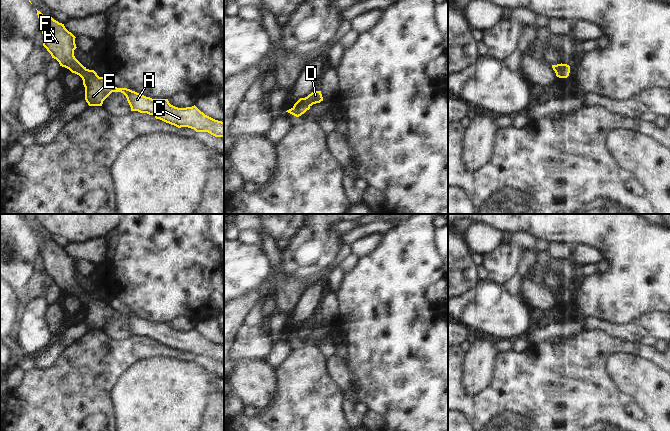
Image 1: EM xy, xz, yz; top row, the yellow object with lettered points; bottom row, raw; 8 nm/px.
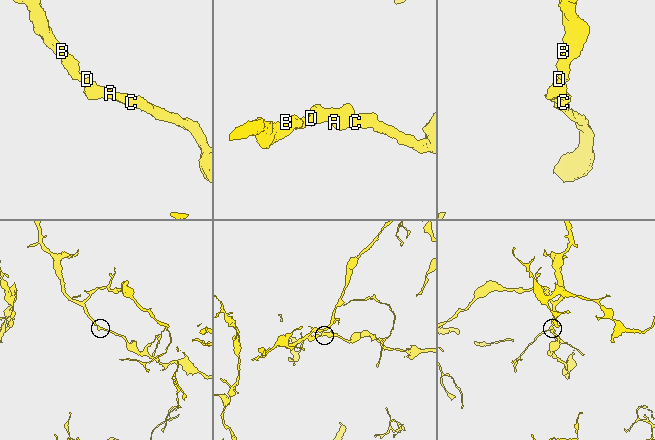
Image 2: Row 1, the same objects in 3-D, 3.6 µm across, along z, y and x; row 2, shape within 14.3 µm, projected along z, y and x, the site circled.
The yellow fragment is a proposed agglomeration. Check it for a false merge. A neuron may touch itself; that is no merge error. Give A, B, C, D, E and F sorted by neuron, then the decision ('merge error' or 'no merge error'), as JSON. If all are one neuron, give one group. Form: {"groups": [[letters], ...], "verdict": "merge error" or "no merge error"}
{"groups": [["A", "B", "C", "D", "E", "F"]], "verdict": "no merge error"}

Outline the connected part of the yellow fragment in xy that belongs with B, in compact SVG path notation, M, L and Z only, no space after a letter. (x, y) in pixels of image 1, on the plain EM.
M38 234L37 239L39 244L43 244L41 250L43 270L60 290L82 302L85 324L89 330L102 330L103 325L112 316L121 316L126 320L131 335L153 339L156 343L178 352L188 351L196 356L208 356L215 361L224 361L224 346L205 339L195 329L178 332L171 329L168 323L152 323L127 312L117 312L107 301L99 301L94 294L87 293L75 282L76 261L65 252L64 248L52 241L44 240Z

